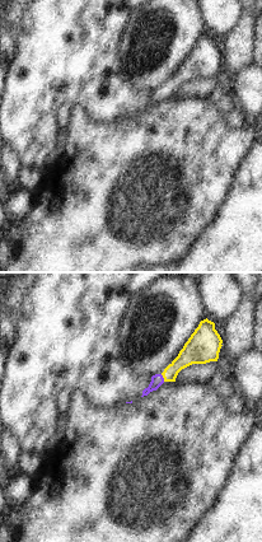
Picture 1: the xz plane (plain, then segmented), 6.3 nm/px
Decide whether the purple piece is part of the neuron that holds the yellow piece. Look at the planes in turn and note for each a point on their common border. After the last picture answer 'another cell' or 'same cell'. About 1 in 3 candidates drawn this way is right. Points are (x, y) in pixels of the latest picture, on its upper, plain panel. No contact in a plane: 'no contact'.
(163, 92)

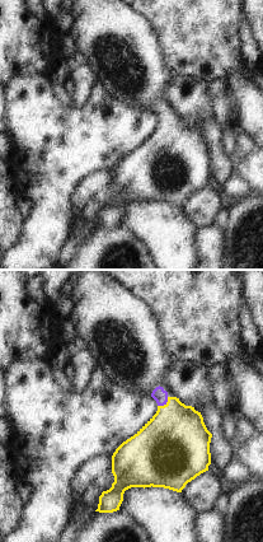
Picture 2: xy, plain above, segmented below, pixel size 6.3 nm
(164, 120)

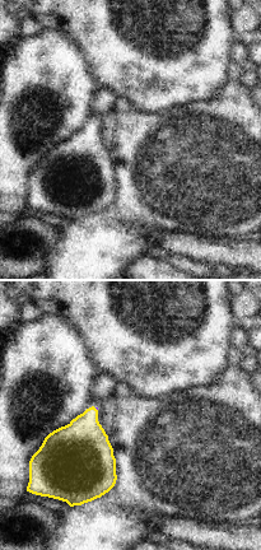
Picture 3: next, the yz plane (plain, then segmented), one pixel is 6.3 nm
(96, 124)

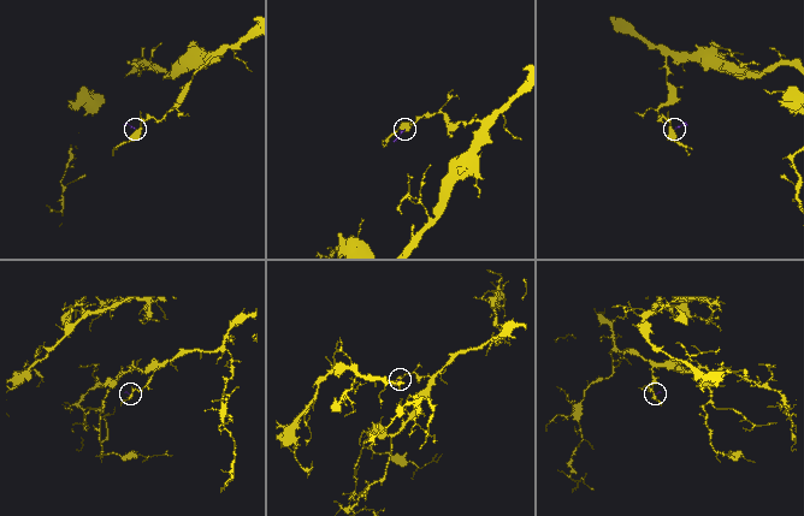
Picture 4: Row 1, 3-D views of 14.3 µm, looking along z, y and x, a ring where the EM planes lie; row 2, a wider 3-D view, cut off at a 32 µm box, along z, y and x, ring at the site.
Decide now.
same cell

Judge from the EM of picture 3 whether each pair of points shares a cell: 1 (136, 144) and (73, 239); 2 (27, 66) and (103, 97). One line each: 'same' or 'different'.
1: same
2: different

